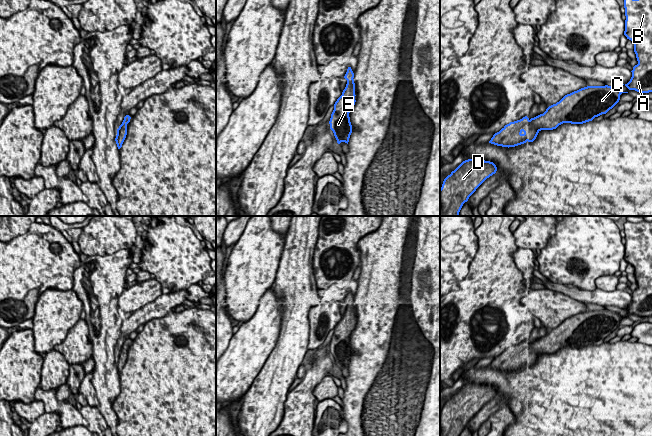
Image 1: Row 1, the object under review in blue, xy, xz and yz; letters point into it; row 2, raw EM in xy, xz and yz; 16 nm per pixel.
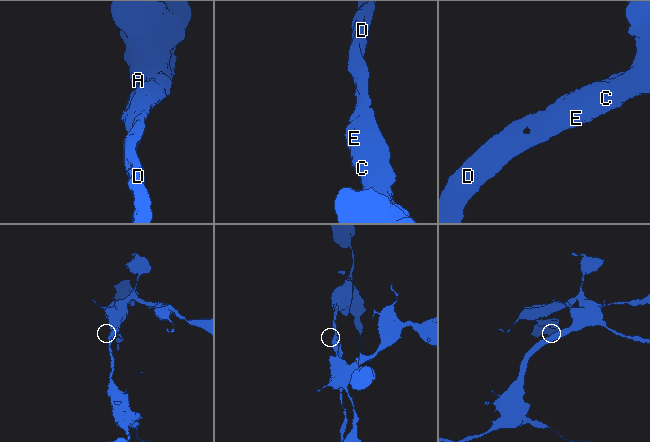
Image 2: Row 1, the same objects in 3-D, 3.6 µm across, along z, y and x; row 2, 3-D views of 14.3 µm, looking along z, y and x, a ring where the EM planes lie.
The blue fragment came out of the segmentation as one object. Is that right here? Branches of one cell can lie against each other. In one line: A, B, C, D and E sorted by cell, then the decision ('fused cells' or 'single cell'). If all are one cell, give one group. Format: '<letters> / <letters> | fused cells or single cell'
A B C D E | single cell

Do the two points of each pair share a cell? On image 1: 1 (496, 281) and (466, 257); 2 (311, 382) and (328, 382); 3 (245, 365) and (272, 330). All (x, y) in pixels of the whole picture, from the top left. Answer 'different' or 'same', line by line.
1: different
2: different
3: same

